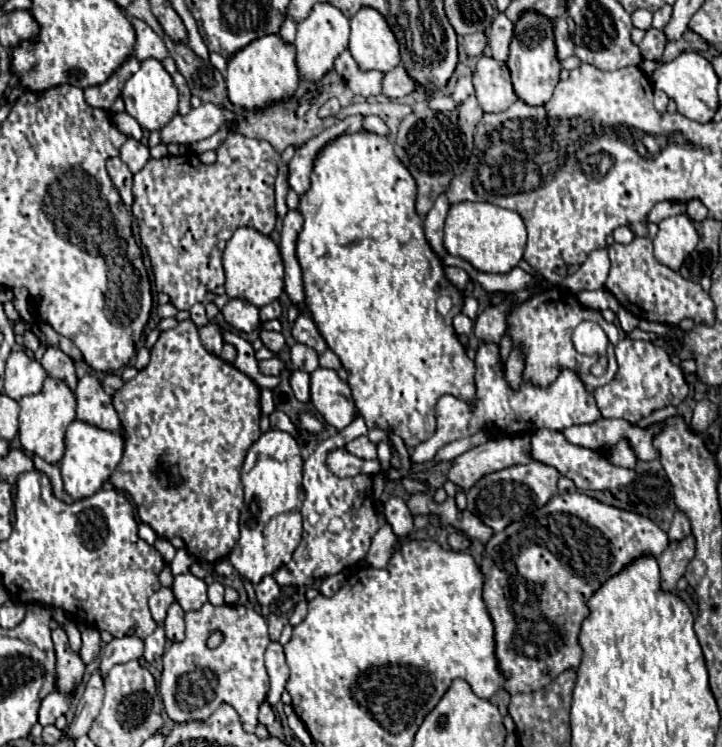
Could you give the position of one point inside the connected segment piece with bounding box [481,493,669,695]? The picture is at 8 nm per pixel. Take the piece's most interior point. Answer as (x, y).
(580, 542)

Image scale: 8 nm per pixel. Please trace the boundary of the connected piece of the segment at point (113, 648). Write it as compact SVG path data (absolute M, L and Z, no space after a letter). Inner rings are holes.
M121 637L113 639L105 645L99 661L99 673L103 673L103 679L107 677L109 669L117 663L127 663L131 659L139 659L143 655L143 641L139 637Z

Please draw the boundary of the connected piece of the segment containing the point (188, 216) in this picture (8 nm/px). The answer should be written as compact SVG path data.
M229 133L227 139L215 149L217 159L211 165L199 161L197 155L189 155L185 161L167 155L161 159L149 159L149 163L133 177L133 205L131 211L139 225L139 237L151 259L155 275L155 289L167 293L169 301L181 311L191 309L203 301L209 291L225 283L221 255L225 243L231 239L235 229L253 227L263 235L275 229L275 177L277 177L277 151L261 139L249 139L241 133Z

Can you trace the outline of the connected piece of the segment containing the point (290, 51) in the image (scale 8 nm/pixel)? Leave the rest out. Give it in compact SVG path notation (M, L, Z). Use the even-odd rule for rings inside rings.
M265 35L255 39L245 49L237 51L227 63L227 89L235 107L247 111L265 109L271 103L287 101L295 95L299 85L299 71L295 65L295 47L285 45L279 35Z

